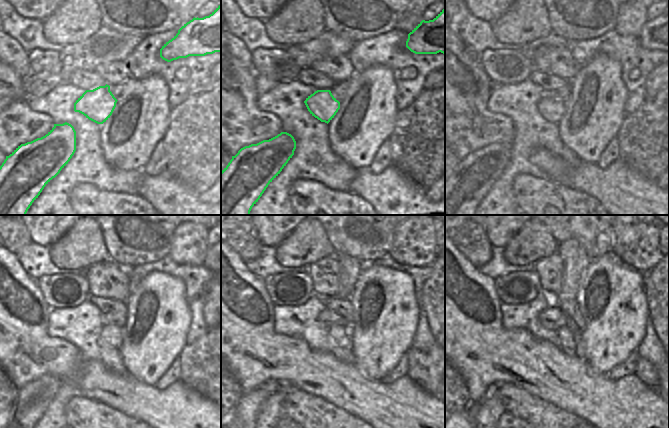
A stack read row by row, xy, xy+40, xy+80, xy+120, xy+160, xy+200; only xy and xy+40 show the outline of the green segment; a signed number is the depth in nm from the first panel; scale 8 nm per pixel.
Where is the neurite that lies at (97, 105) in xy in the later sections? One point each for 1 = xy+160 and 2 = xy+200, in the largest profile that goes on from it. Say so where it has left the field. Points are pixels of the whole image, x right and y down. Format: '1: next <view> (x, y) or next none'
1: next xy+160 (341, 335)
2: next xy+200 (565, 336)

